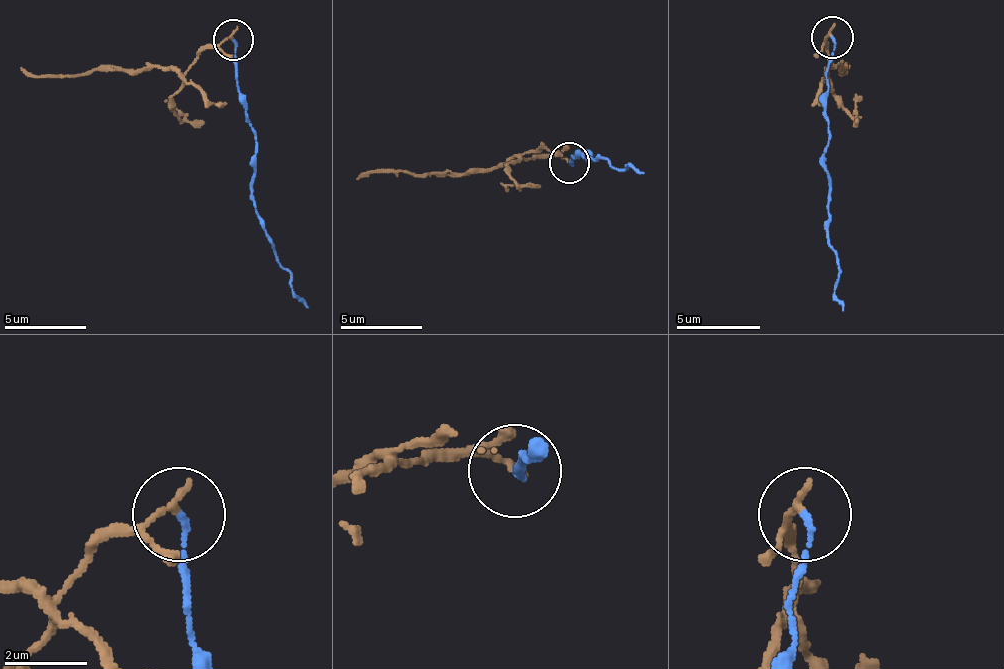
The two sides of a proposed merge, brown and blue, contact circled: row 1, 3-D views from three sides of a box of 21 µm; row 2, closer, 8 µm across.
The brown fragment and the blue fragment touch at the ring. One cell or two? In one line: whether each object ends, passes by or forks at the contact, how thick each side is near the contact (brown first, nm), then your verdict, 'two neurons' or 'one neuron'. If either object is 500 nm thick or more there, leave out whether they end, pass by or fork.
brown ends | blue ends | 180/140 nm | two neurons

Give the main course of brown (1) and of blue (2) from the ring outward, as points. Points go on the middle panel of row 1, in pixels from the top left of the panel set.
1: (568, 163), (543, 155), (494, 168), (421, 176), (364, 172), (355, 180)
2: (568, 163), (572, 155), (580, 155), (592, 159), (588, 159), (629, 163), (646, 172)

